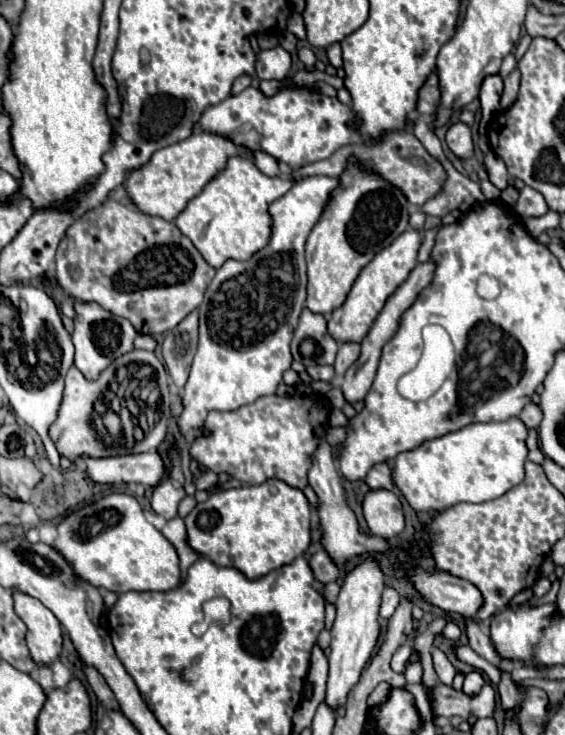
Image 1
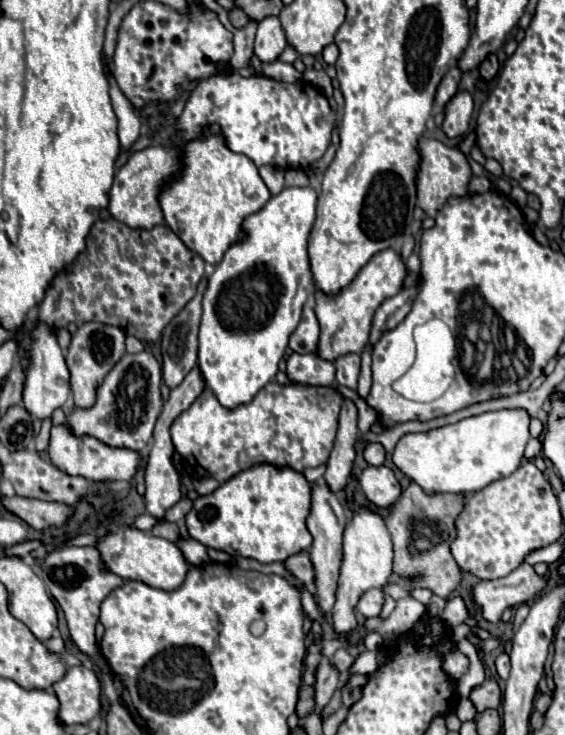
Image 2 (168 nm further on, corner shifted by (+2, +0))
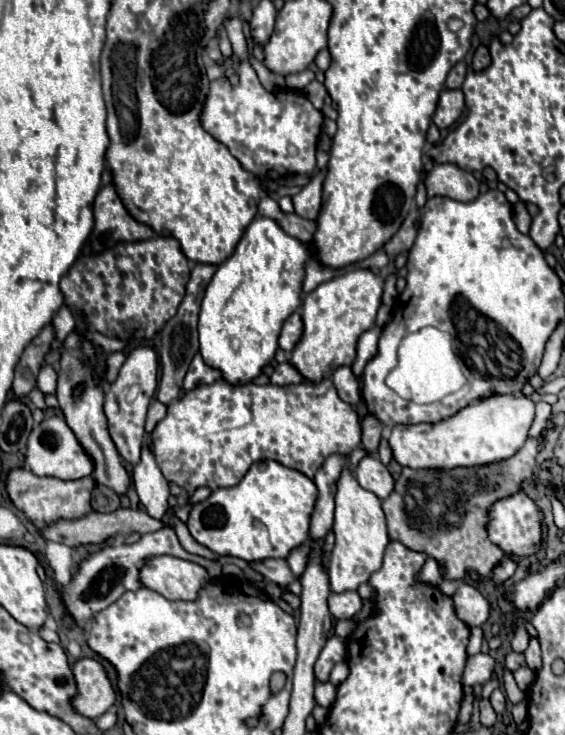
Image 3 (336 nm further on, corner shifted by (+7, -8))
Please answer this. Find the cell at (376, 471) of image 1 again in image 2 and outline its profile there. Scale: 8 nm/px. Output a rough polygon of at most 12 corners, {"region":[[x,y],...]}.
{"region":[[377,442],[365,446],[365,460],[371,466],[385,462],[385,448]]}

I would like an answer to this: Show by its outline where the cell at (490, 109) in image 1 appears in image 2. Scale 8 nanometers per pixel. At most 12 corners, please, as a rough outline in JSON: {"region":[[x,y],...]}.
{"region":[[497,54],[479,64],[483,80],[495,78],[499,72]]}

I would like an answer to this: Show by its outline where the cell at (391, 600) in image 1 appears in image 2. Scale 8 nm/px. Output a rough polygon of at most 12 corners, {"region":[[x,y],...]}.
{"region":[[371,588],[357,602],[357,612],[365,618],[379,616],[383,592]]}

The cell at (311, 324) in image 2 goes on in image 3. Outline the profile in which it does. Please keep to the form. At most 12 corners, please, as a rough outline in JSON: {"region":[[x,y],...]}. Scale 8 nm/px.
{"region":[[294,312],[280,332],[280,348],[292,352],[302,338],[302,316]]}

